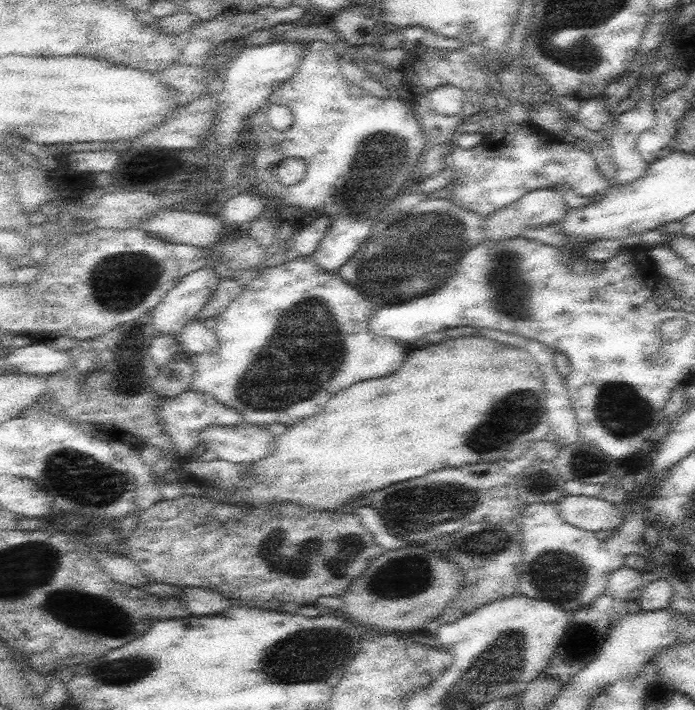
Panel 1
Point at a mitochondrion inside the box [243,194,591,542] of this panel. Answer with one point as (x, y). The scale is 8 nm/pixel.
(411, 254)

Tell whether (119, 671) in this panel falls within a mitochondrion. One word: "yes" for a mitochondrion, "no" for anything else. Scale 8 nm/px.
yes

